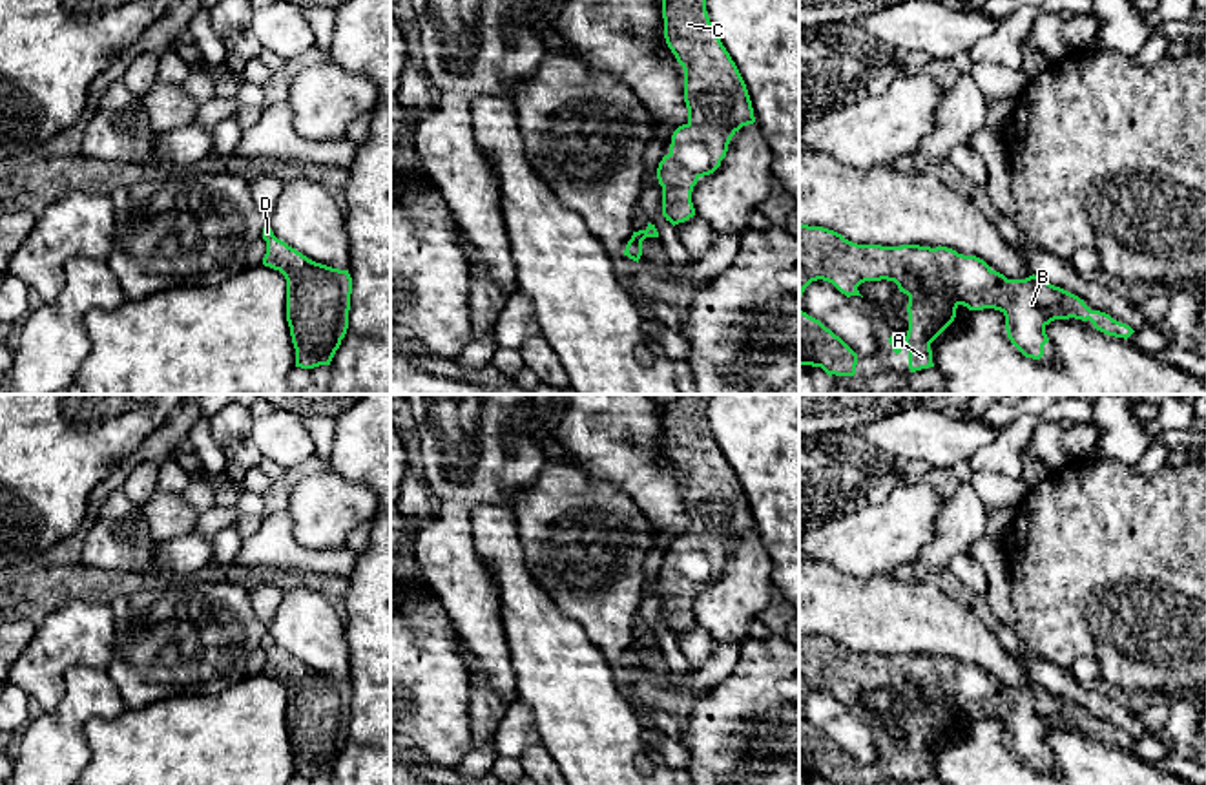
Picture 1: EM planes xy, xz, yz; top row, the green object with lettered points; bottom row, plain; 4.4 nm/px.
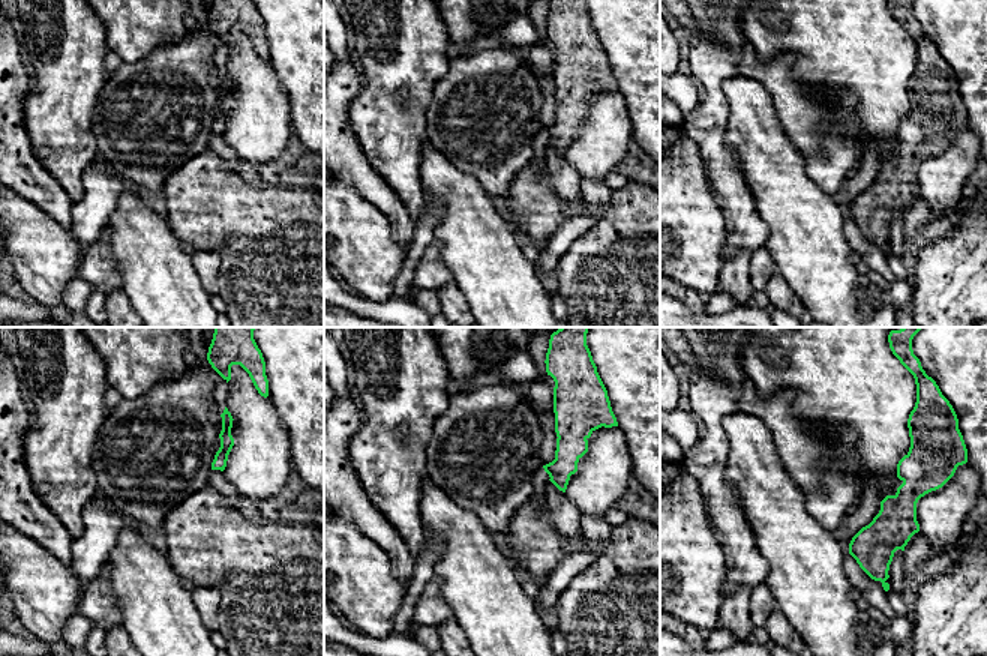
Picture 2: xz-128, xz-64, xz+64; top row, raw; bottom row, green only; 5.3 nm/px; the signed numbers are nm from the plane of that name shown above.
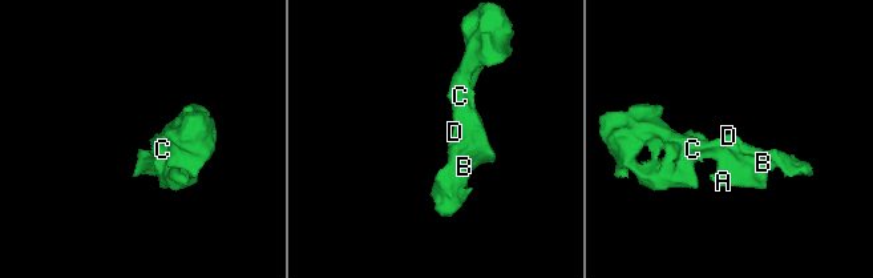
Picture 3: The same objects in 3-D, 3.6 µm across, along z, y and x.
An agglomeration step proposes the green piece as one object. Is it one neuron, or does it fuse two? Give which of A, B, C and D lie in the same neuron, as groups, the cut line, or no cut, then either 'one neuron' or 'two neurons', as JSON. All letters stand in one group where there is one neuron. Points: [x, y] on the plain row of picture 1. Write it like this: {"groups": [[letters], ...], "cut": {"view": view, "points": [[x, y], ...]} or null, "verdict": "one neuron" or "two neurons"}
{"groups": [["A", "B", "C", "D"]], "cut": null, "verdict": "one neuron"}

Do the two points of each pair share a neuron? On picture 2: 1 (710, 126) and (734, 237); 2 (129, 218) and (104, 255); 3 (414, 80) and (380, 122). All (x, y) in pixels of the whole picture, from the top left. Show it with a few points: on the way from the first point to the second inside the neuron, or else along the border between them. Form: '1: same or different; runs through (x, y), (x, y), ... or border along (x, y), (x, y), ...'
1: same; runs through (714, 153), (734, 198), (734, 210)
2: different; border along (108, 222), (113, 258), (123, 278)
3: same; runs through (401, 80), (380, 101), (380, 108)

